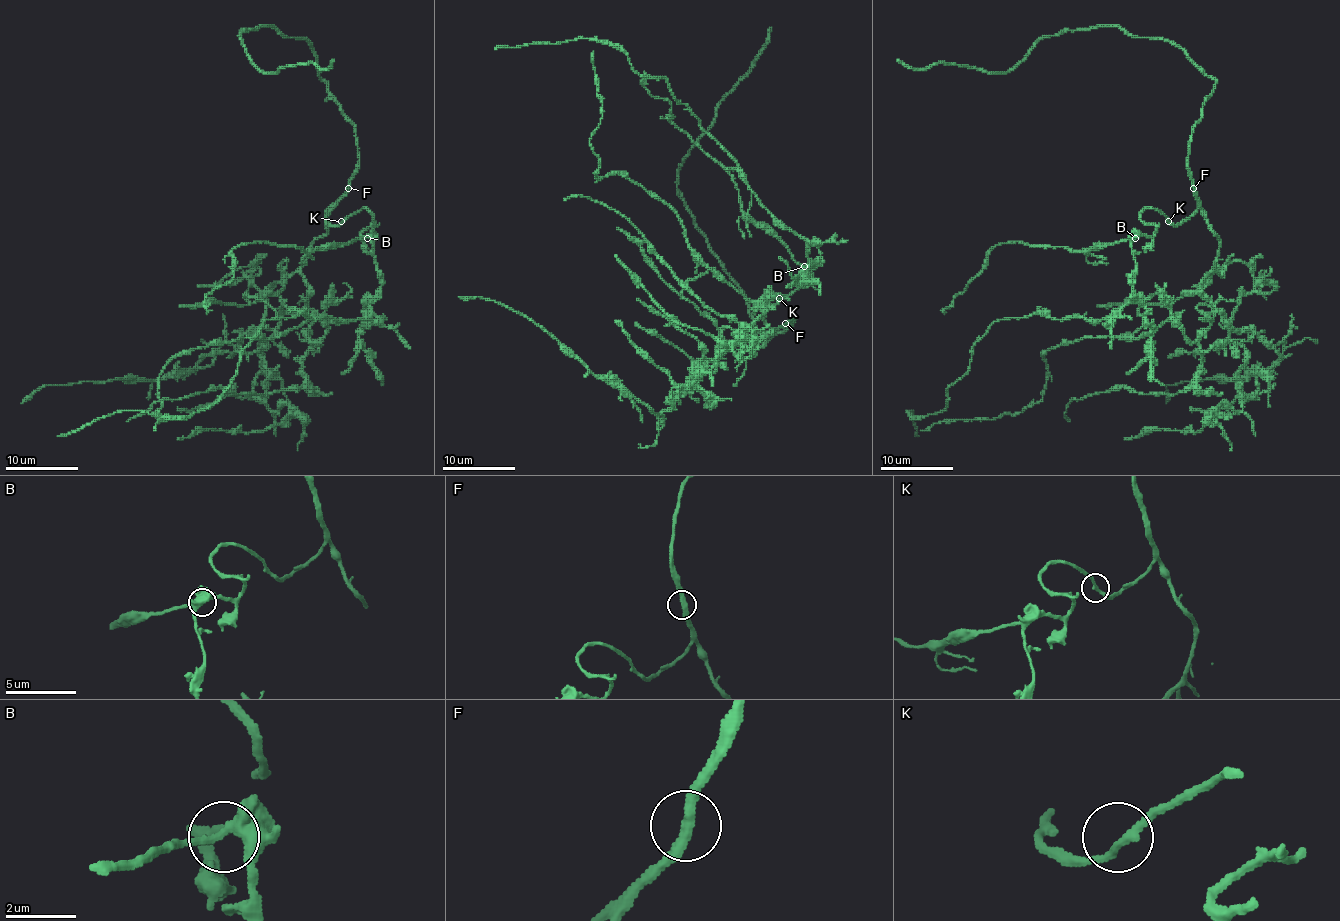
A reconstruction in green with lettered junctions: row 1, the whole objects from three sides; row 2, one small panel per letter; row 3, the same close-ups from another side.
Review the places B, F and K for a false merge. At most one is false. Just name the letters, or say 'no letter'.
no letter

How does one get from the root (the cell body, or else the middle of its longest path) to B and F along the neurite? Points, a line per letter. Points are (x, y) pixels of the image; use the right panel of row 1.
B: (1170, 221), (1155, 208), (1146, 208), (1141, 219), (1152, 223), (1155, 232), (1152, 236), (1135, 238)
F: (1170, 221), (1179, 225), (1197, 208), (1197, 192), (1193, 188)

